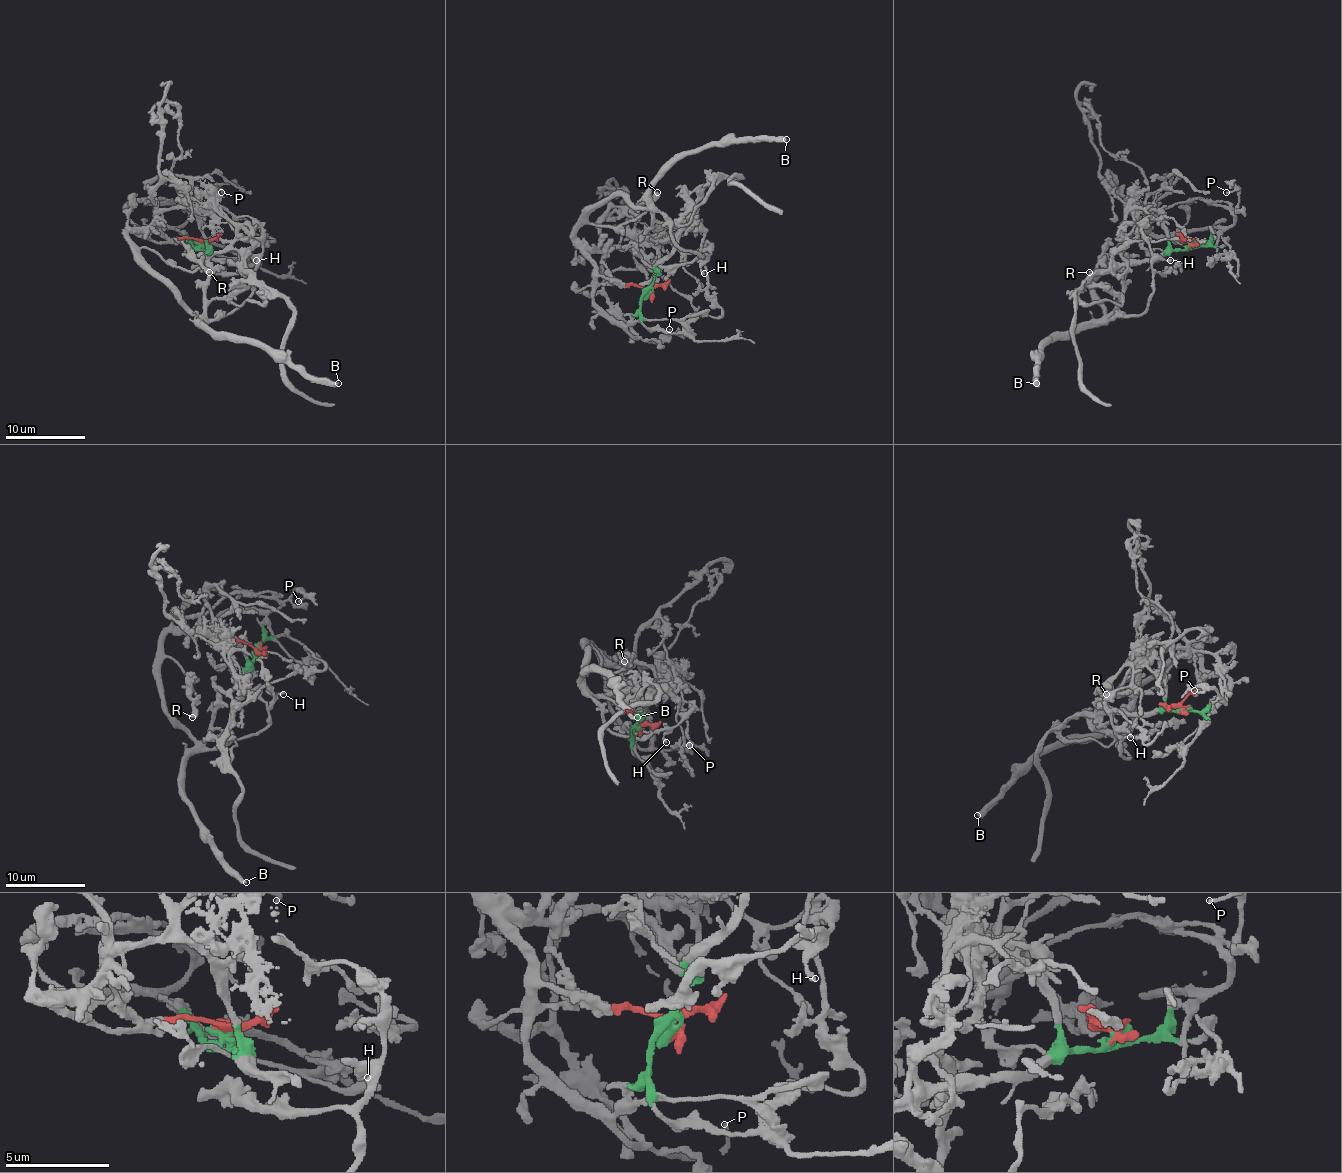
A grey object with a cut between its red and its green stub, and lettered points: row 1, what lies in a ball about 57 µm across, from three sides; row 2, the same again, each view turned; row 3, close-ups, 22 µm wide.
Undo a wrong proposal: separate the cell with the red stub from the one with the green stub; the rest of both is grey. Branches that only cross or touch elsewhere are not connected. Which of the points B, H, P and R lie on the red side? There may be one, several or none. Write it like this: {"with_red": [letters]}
{"with_red": ["B", "H", "P", "R"]}

